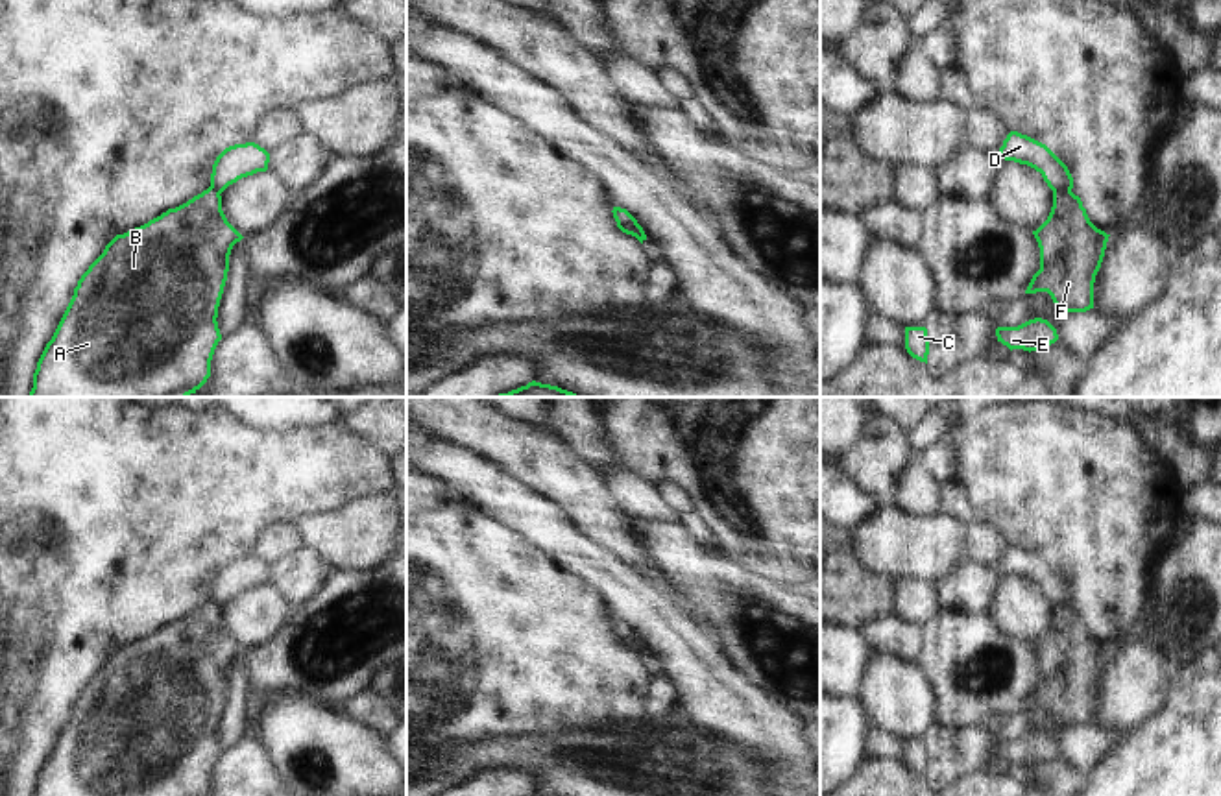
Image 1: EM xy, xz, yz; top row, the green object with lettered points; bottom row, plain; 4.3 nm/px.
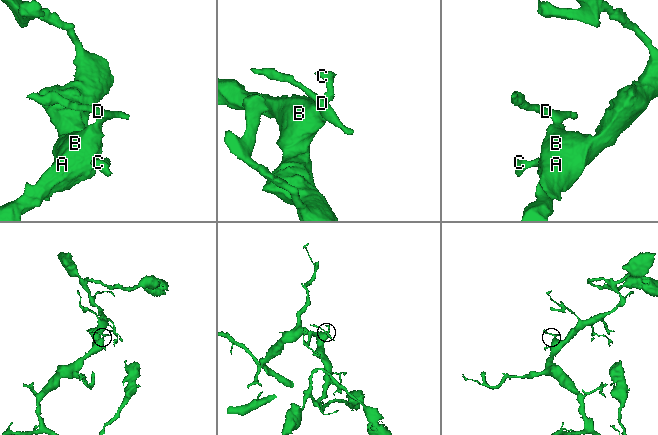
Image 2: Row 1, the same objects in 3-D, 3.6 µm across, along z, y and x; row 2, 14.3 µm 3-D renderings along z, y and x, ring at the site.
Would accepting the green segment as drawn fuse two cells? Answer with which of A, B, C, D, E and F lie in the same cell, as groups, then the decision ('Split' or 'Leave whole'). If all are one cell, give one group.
Groups: A B C E F / D. Split

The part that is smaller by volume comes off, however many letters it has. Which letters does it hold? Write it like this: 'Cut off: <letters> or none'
Cut off: D

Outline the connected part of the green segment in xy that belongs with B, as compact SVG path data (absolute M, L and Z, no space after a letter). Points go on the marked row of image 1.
M209 187L148 223L116 235L78 281L74 295L46 344L30 397L188 397L211 377L218 342L218 307L229 255L244 236L227 222L222 196Z

